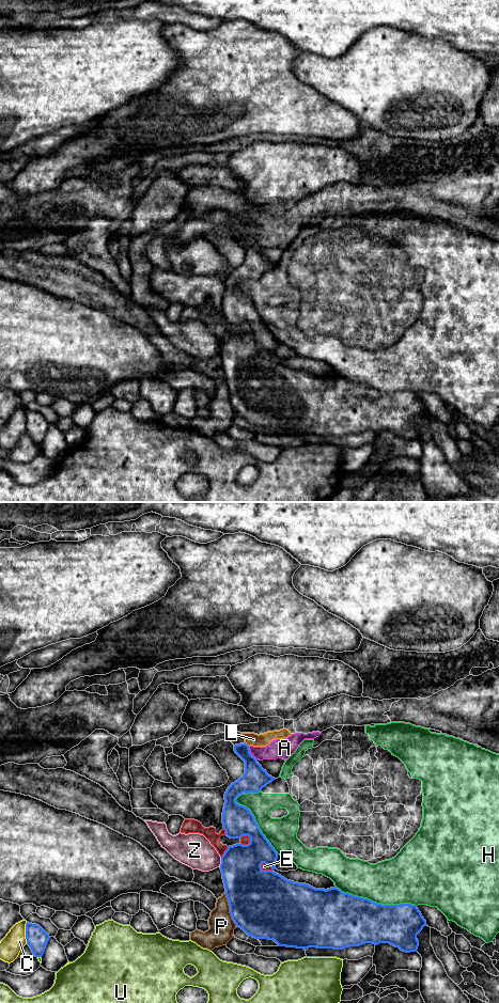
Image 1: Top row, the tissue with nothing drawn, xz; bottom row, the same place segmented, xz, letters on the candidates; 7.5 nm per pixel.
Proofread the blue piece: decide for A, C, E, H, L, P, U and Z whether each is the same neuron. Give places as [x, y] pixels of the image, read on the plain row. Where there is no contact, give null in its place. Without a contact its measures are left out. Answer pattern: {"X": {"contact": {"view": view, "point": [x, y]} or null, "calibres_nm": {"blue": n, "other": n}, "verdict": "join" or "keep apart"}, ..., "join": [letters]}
{"A": {"contact": {"view": "xz", "point": [250, 240]}, "calibres_nm": {"blue": 180, "other": 140}, "verdict": "keep apart"}, "C": {"contact": {"view": "xz", "point": [26, 420]}, "calibres_nm": {"blue": 160, "other": 160}, "verdict": "keep apart"}, "E": {"contact": {"view": "xz", "point": [249, 330]}, "calibres_nm": {"blue": 300, "other": 80}, "verdict": "keep apart"}, "H": {"contact": {"view": "xz", "point": [376, 390]}, "calibres_nm": {"blue": 380, "other": 360}, "verdict": "keep apart"}, "L": {"contact": {"view": "xz", "point": [246, 231]}, "calibres_nm": {"blue": 170, "other": 100}, "verdict": "keep apart"}, "P": {"contact": {"view": "xz", "point": [230, 396]}, "calibres_nm": {"blue": 500, "other": 190}, "verdict": "keep apart"}, "U": {"contact": {"view": "xz", "point": [40, 443]}, "calibres_nm": {"blue": 160, "other": 30}, "verdict": "keep apart"}, "Z": {"contact": {"view": "xz", "point": [221, 349]}, "calibres_nm": {"blue": 320, "other": 260}, "verdict": "keep apart"}, "join": []}

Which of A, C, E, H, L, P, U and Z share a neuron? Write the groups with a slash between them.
A L / C P / E / H / U / Z

